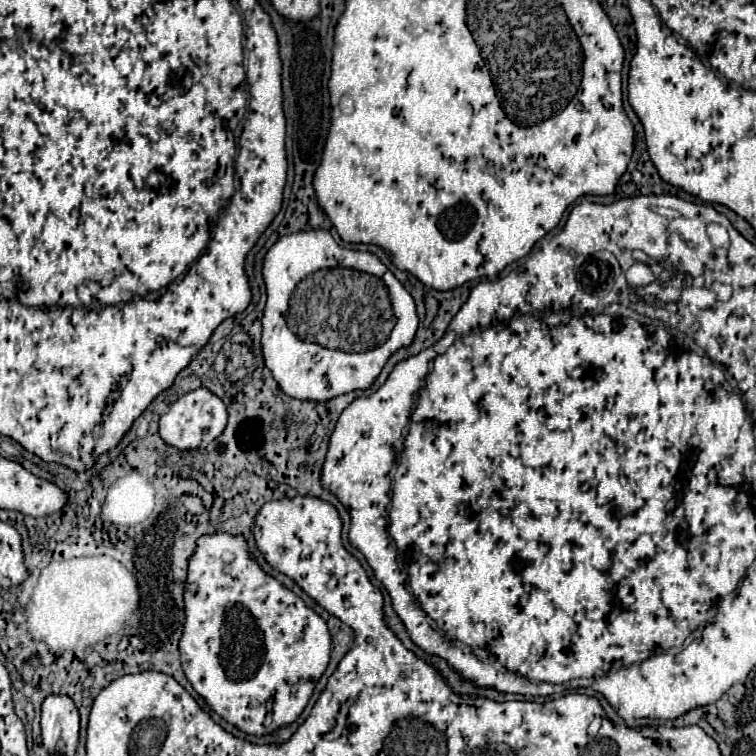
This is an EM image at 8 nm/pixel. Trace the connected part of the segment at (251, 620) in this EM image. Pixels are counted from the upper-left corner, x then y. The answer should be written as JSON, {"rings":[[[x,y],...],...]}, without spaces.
{"rings":[[[220,531],[220,533],[212,533],[212,535],[206,533],[206,535],[198,537],[194,555],[188,559],[188,577],[186,577],[186,585],[184,585],[184,609],[186,609],[186,621],[184,621],[184,633],[180,637],[182,669],[184,669],[186,677],[188,677],[188,681],[192,683],[194,691],[200,693],[220,717],[224,717],[226,721],[230,721],[238,729],[242,729],[246,733],[252,733],[252,735],[270,733],[270,731],[278,729],[280,725],[288,725],[288,723],[298,719],[298,715],[306,707],[308,699],[312,697],[316,681],[320,679],[320,675],[328,667],[332,649],[331,635],[328,633],[326,621],[318,613],[314,613],[294,591],[286,589],[280,581],[276,581],[274,577],[270,577],[268,573],[262,571],[258,561],[250,557],[246,539],[242,535],[228,535],[228,533]]]}

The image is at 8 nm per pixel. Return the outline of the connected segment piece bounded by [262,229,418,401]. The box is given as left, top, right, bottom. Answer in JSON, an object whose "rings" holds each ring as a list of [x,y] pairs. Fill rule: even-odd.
{"rings":[[[310,229],[310,231],[300,231],[300,233],[292,233],[292,235],[284,235],[280,237],[266,253],[264,257],[264,265],[262,265],[262,277],[266,283],[266,307],[264,307],[264,315],[262,315],[262,355],[264,355],[264,363],[270,369],[272,377],[276,379],[276,383],[280,385],[280,389],[294,397],[294,399],[308,399],[308,401],[328,401],[332,397],[350,393],[350,391],[364,391],[370,389],[372,383],[376,381],[376,377],[380,375],[382,367],[386,365],[386,361],[390,359],[392,353],[396,353],[402,347],[408,347],[414,339],[414,333],[418,329],[418,315],[416,315],[416,307],[414,307],[414,299],[412,295],[406,291],[406,287],[392,275],[392,271],[370,251],[348,251],[342,249],[334,237],[328,231],[322,229]],[[328,265],[352,265],[352,269],[364,271],[376,277],[384,277],[384,283],[388,285],[390,291],[390,300],[392,309],[390,309],[390,321],[382,319],[384,327],[380,327],[376,321],[376,327],[366,327],[366,349],[364,351],[343,351],[331,350],[321,345],[304,345],[304,341],[296,341],[296,337],[292,337],[292,333],[288,333],[288,325],[284,325],[284,313],[288,311],[288,293],[292,293],[292,289],[296,287],[296,281],[300,281],[300,277],[306,277],[308,273],[314,273],[320,269],[328,269]]]}

